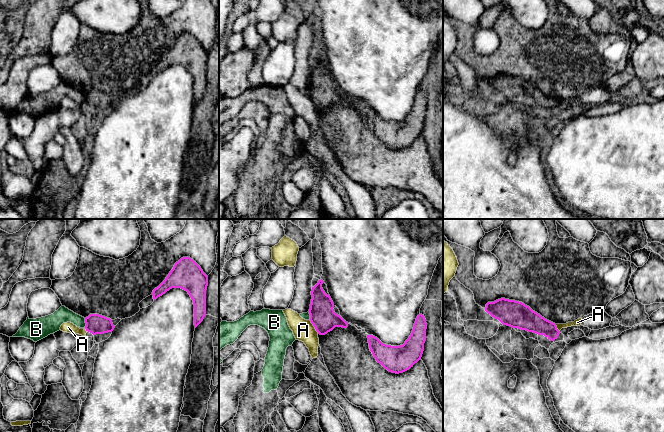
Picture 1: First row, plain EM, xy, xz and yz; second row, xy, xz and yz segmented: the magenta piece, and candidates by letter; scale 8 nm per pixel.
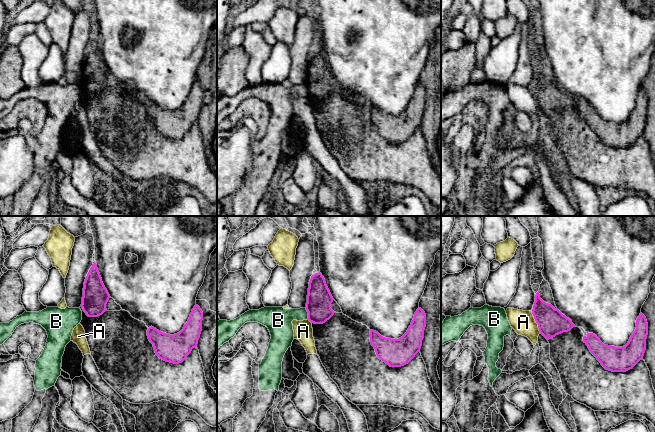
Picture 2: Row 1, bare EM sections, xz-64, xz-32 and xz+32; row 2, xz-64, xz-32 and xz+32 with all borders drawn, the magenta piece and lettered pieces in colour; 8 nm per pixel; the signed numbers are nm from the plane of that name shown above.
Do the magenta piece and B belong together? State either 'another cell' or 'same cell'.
another cell

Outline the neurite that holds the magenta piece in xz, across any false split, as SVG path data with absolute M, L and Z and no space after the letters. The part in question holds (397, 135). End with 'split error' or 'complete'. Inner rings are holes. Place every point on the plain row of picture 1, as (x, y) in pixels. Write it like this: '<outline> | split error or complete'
M419 90L411 111L403 121L383 120L377 113L367 111L370 127L378 139L392 149L403 149L421 136L426 117L427 99L424 91Z | complete

